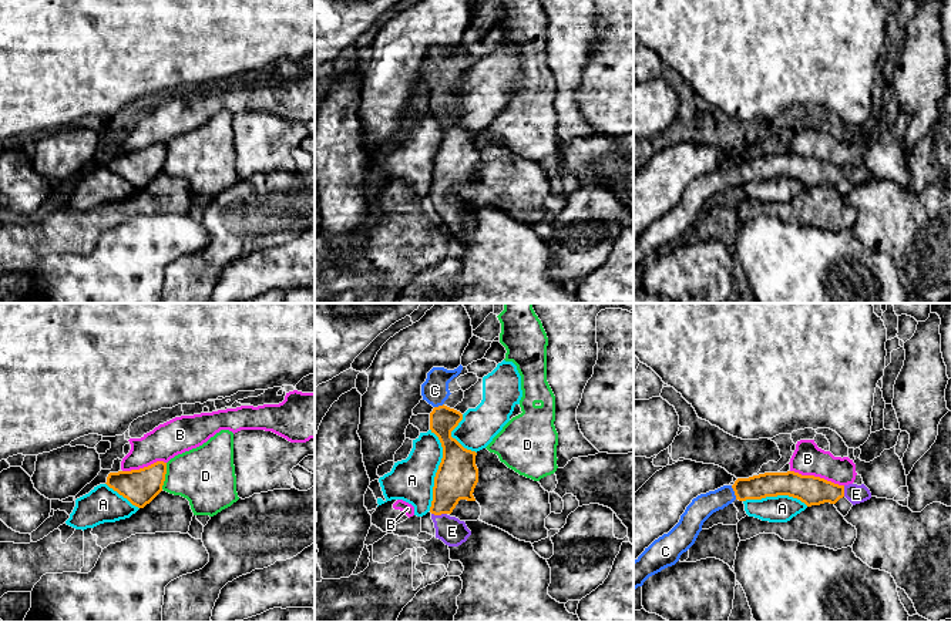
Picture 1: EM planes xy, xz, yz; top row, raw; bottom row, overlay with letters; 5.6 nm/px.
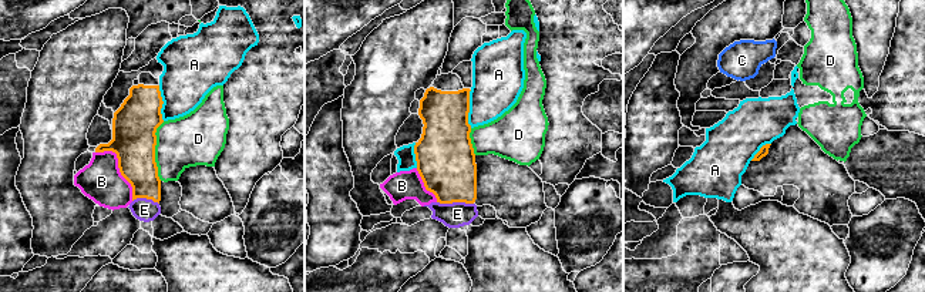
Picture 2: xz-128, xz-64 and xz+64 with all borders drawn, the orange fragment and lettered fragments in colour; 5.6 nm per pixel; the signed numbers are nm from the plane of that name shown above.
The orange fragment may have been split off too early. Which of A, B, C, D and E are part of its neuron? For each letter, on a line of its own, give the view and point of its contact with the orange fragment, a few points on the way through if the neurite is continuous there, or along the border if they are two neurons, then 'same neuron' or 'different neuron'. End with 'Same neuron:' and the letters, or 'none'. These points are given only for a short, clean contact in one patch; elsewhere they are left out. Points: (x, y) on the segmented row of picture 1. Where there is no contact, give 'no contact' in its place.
A: xz (437, 470) | different neuron
B: yz (817, 477) | different neuron
C: yz (735, 493) | across yz (770, 484), (743, 488), (735, 493), (703, 505) | same neuron
D: xy (164, 476) | along xy (167, 463), (161, 488) | different neuron
E: xz (439, 514) | across xz (457, 476), (446, 494), (439, 514), (452, 531) | same neuron
Same neuron: C, E

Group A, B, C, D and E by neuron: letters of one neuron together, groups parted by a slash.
A / B / C E / D

